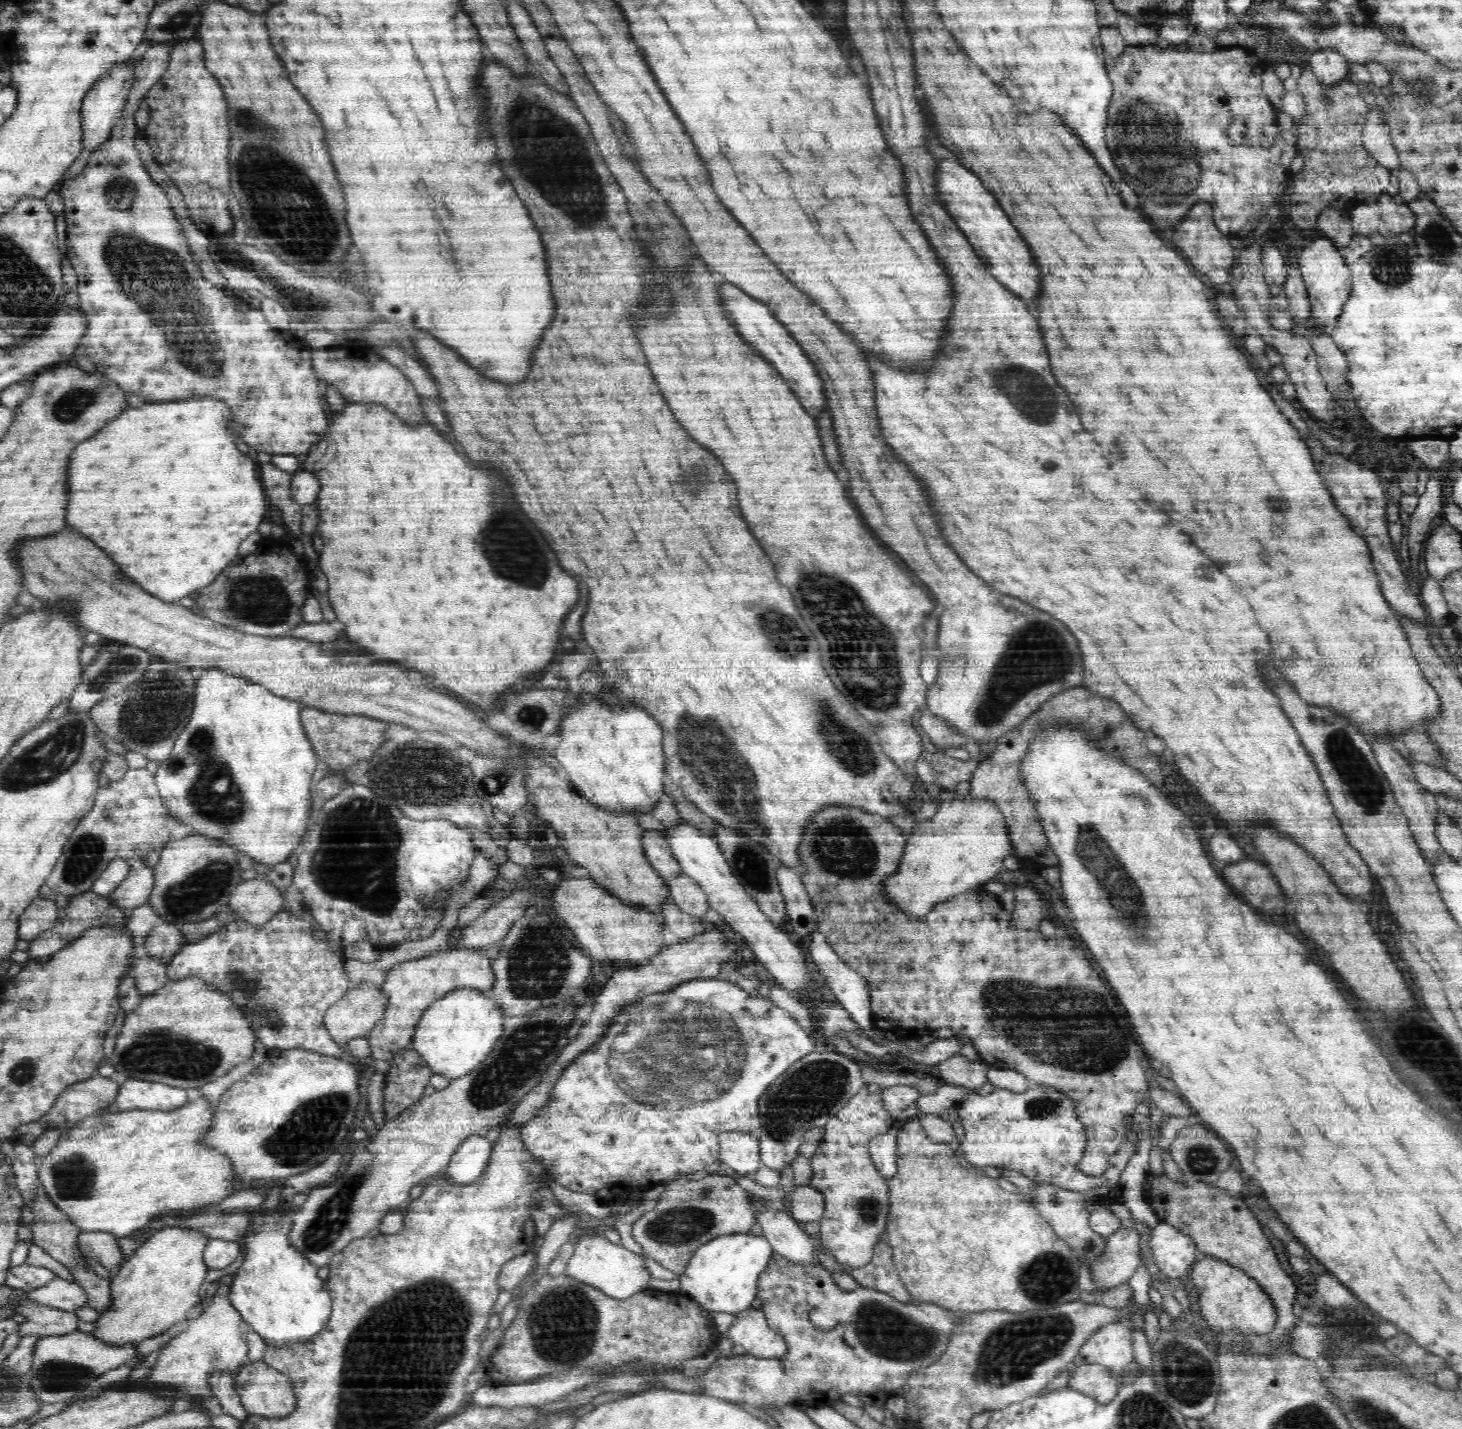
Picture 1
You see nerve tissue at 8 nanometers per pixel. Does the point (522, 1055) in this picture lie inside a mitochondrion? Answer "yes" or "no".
yes

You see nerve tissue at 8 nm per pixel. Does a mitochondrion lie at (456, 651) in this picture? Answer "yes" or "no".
no

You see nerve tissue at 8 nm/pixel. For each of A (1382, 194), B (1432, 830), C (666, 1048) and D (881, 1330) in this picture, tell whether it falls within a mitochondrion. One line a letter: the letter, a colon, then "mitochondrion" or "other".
A: other
B: other
C: mitochondrion
D: mitochondrion

